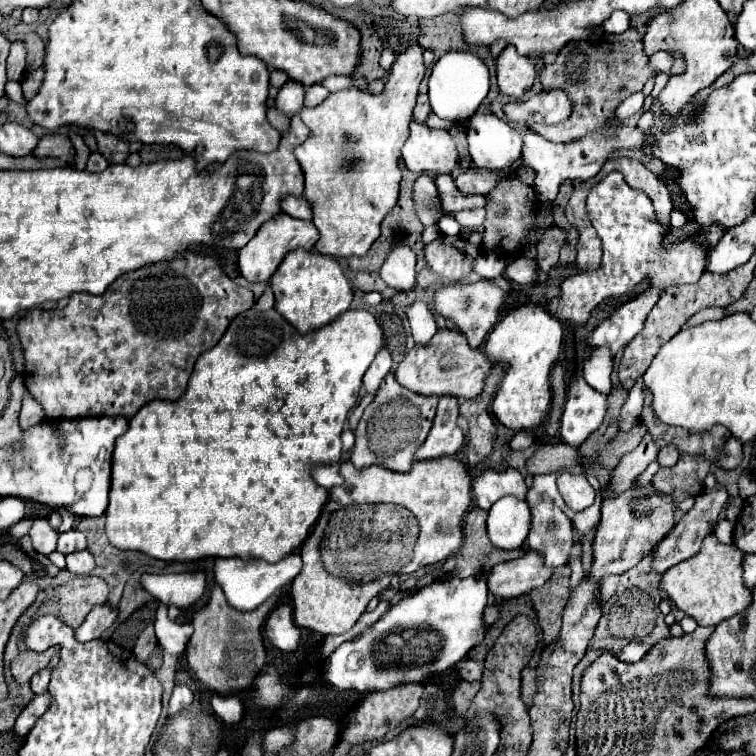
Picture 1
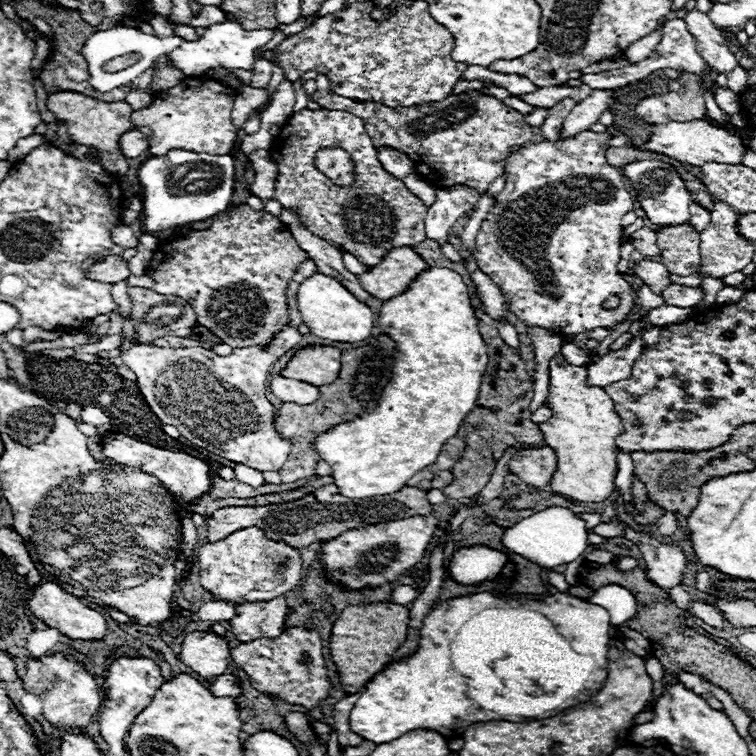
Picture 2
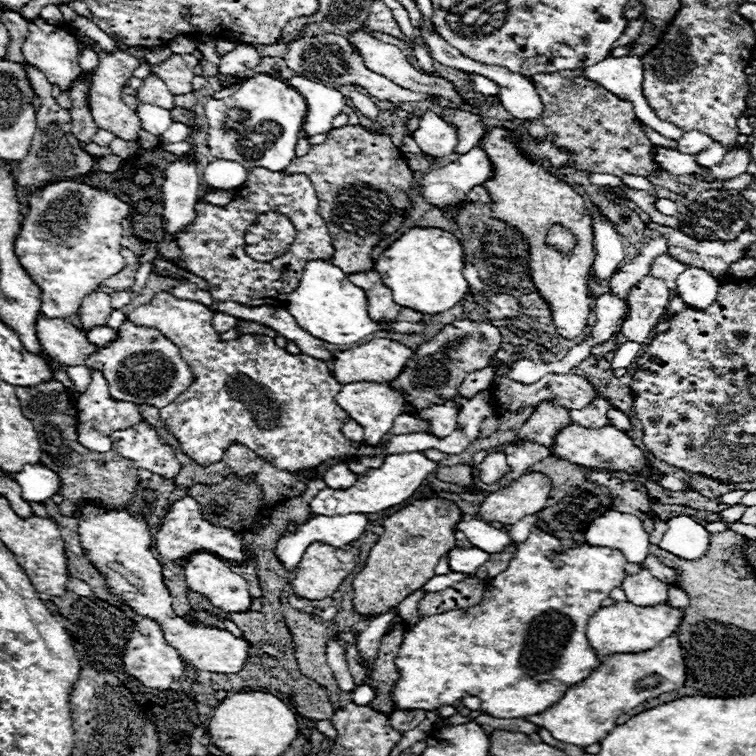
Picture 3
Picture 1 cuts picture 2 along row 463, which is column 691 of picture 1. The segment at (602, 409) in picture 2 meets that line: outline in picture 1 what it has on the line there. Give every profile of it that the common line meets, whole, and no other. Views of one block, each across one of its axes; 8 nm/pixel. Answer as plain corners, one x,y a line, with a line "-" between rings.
714,534
706,536
702,548
696,556
676,564
666,570
660,580
660,588
666,596
688,616
692,616
698,626
716,626
722,620
742,612
752,602
752,594
742,582
742,550
734,544
720,544

